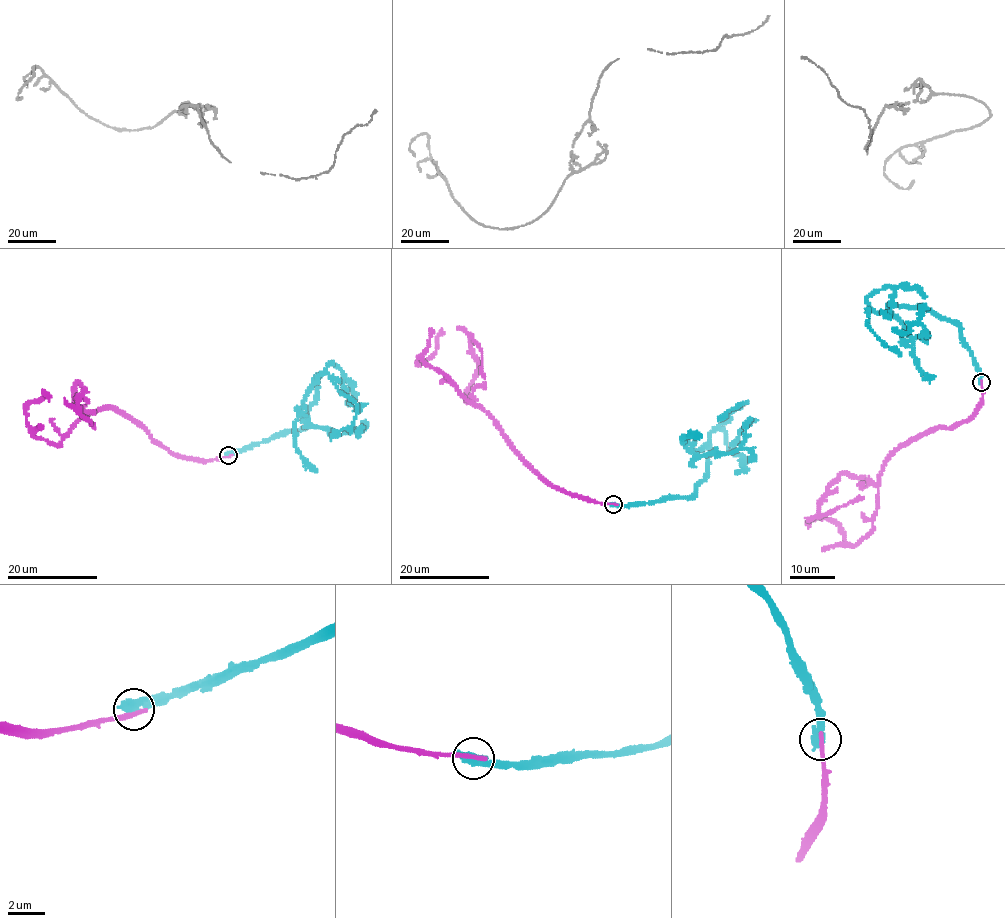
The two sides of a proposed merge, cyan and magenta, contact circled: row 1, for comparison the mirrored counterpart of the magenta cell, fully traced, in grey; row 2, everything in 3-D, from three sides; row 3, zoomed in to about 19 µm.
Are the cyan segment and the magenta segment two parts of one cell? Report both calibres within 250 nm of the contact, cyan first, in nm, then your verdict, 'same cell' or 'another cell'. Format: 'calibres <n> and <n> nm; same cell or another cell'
calibres 600 and 320 nm; another cell

